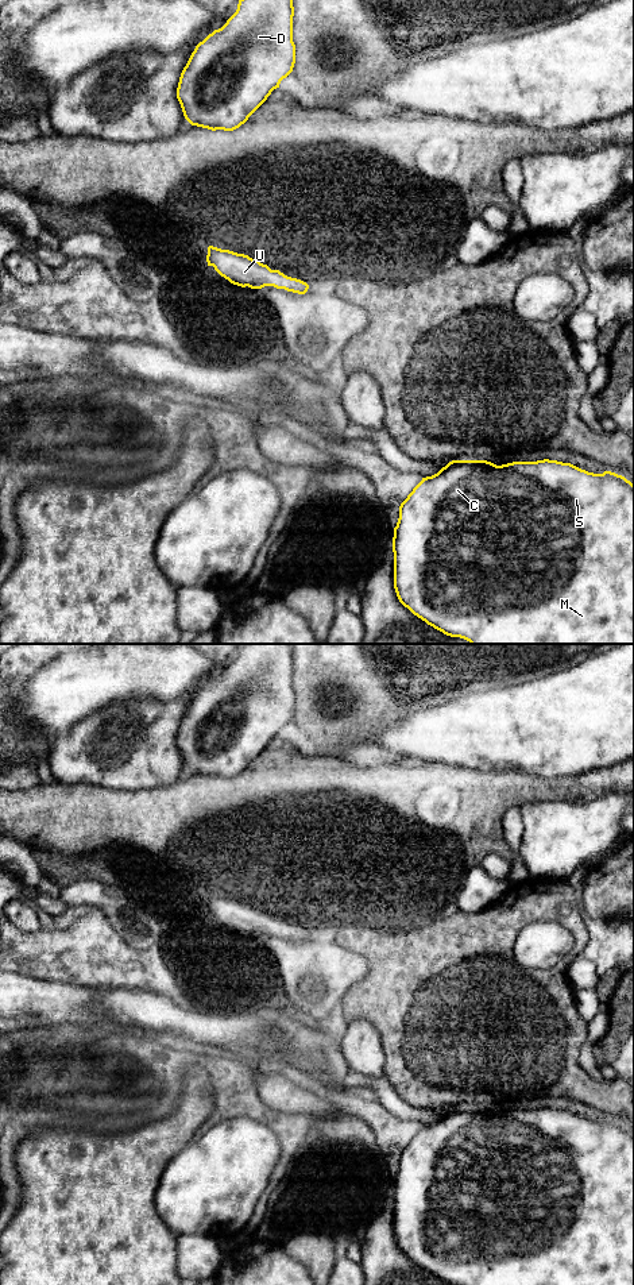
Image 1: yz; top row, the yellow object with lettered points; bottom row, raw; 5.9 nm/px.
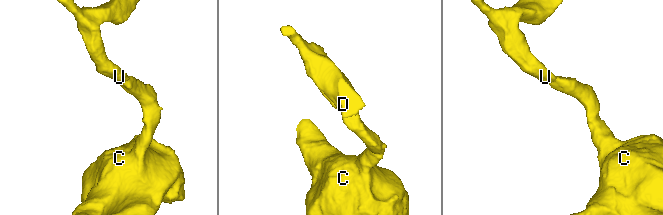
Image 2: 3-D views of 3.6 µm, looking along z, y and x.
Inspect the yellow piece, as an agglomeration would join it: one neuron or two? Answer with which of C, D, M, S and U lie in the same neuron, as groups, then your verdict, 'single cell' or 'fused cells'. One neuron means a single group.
groups C D M S U; single cell

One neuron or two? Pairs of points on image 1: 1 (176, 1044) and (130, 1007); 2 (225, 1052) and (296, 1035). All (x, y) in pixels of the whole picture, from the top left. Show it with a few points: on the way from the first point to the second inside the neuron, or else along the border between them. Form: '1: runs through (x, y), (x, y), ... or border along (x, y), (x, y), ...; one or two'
1: border along (131, 1023), (146, 1030), (185, 1034), (192, 1040); two
2: runs through (243, 1053), (278, 1053); one

